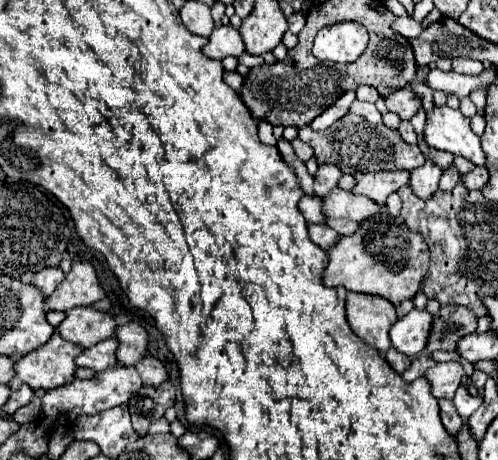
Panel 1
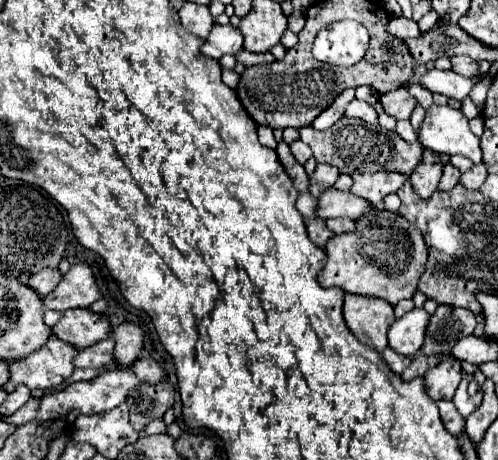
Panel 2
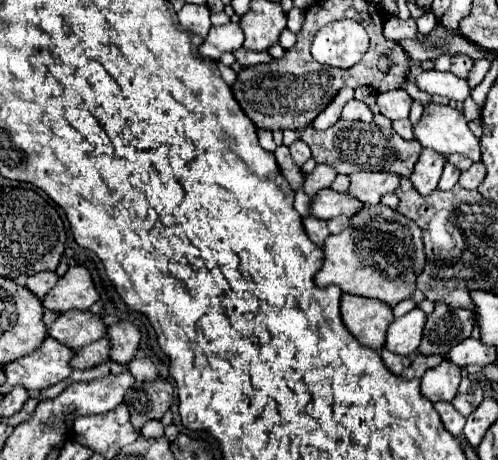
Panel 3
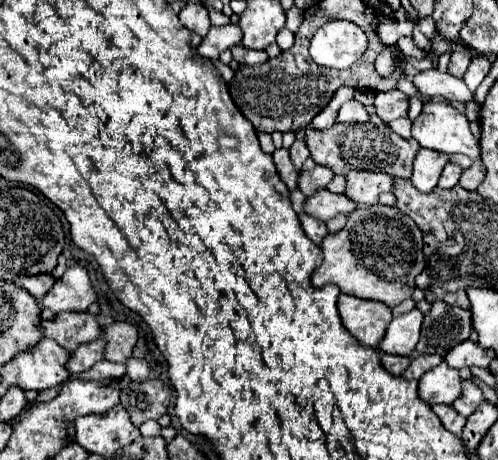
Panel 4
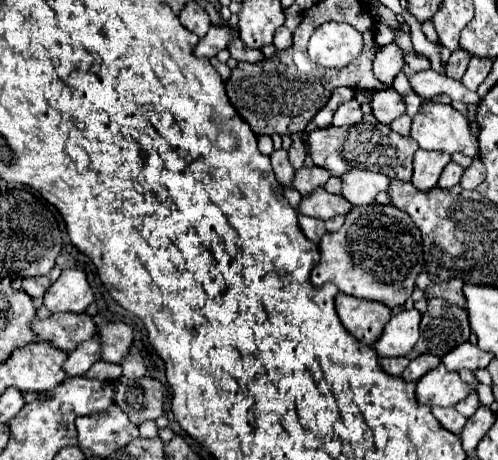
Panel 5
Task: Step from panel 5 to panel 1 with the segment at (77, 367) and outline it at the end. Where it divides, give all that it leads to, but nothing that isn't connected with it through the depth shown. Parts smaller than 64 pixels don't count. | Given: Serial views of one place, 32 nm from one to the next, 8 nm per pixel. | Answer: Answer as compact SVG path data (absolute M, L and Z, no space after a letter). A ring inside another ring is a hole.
M116 338L102 340L102 342L82 350L82 354L76 358L76 364L82 368L92 368L96 372L102 372L110 366L116 366L116 348L118 348Z

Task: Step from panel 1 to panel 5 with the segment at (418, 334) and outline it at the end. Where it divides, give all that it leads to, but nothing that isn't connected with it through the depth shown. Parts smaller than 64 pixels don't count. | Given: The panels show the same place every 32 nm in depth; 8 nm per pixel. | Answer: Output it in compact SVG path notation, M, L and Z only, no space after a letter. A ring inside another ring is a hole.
M416 308L392 316L384 326L380 338L374 342L374 352L378 354L378 358L406 356L418 340L420 318L422 314Z

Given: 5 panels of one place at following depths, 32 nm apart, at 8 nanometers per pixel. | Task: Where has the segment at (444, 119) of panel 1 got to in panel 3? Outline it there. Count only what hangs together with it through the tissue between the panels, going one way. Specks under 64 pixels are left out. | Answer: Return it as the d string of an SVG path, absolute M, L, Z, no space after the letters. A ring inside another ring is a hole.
M428 104L422 118L414 126L414 138L440 154L464 154L470 160L480 160L480 140L470 132L466 116L444 104Z

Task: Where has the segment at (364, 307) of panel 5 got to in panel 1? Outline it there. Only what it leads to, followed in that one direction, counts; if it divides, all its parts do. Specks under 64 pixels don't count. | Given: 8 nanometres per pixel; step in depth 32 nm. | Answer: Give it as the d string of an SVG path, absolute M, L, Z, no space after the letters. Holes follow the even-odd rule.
M358 292L346 294L346 320L352 332L368 346L386 352L390 348L388 330L398 320L394 304L380 298Z

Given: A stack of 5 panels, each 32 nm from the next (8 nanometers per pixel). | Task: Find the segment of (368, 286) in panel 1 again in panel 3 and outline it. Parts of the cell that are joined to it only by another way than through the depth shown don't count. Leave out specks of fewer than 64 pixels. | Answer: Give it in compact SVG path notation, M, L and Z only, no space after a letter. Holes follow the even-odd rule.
M360 208L356 216L350 218L350 228L342 230L340 234L328 236L324 242L324 264L320 272L314 276L316 286L330 286L336 284L340 286L342 292L362 296L362 298L376 298L386 302L388 306L396 306L398 302L406 300L412 296L416 290L416 276L424 270L426 264L426 254L424 254L424 244L422 244L422 232L420 228L402 216L400 212L390 212L392 214L392 224L388 226L390 230L376 230L376 232L388 232L388 268L380 268L378 264L370 266L370 256L368 260L360 256L358 244L356 244L356 232L370 230L370 208Z

